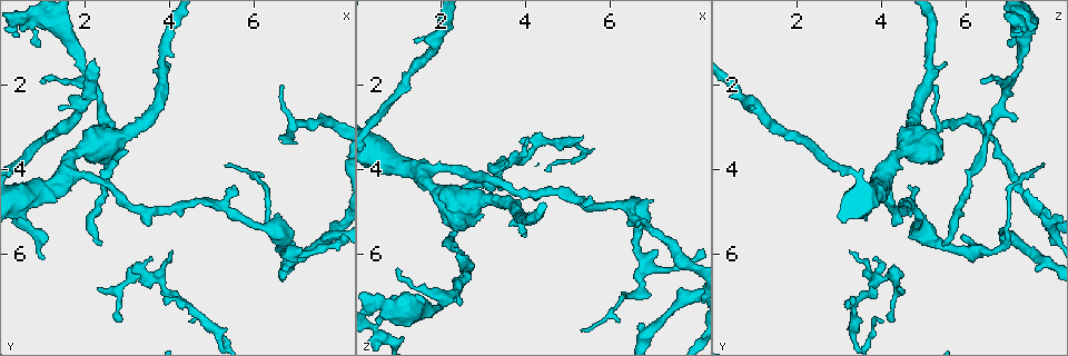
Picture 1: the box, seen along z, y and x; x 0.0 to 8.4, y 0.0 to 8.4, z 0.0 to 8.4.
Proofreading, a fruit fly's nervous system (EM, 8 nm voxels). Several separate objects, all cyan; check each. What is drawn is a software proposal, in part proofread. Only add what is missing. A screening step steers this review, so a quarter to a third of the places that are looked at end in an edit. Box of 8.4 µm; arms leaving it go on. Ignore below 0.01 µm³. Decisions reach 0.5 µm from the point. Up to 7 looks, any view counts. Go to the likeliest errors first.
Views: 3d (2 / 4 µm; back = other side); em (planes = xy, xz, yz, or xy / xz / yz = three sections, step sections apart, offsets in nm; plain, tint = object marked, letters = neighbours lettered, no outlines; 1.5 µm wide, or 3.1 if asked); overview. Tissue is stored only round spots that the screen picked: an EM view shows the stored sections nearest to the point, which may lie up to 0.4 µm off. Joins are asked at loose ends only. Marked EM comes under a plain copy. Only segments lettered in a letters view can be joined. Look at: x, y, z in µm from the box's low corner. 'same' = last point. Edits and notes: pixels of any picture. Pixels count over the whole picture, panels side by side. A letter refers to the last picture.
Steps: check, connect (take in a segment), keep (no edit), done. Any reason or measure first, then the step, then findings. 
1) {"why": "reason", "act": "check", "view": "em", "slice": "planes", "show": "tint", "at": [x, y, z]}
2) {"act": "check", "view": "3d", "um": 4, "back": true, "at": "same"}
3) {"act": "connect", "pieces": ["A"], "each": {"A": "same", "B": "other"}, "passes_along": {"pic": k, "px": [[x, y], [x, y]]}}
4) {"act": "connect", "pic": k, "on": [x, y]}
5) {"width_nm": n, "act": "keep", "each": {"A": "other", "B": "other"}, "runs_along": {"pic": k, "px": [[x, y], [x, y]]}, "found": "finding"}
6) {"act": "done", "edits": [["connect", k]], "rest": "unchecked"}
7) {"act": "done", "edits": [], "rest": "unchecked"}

{"why": "branch stops here", "act": "check", "view": "em", "slice": "planes", "show": "letters", "at": [2.35, 6.75, 4.40]}

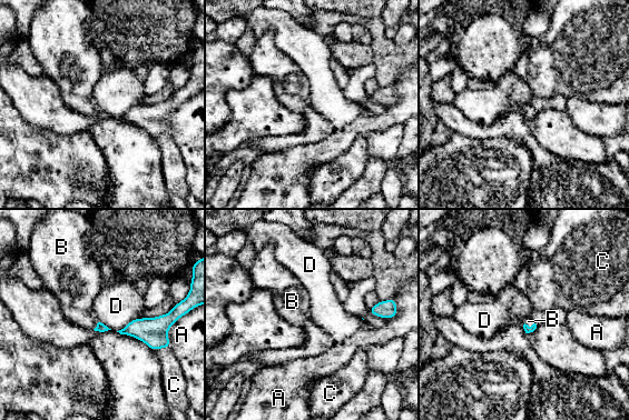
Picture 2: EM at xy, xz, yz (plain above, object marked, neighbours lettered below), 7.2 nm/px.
{"act": "connect", "pieces": ["B"], "each": {"A": "other", "B": "same", "C": "other", "D": "other"}, "passes_along": {"pic": 2, "px": [[528, 329], [528, 326], [528, 321]]}, "found": "the neuron continues"}

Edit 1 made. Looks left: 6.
{"why": "branch stops here", "act": "check", "view": "em", "slice": "planes", "show": "tint", "at": [0.95, 1.95, 6.40]}

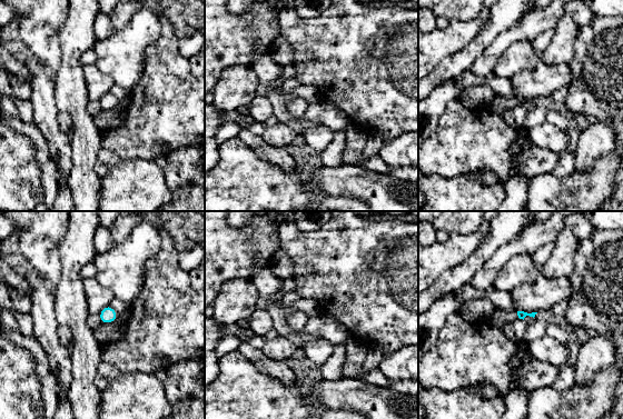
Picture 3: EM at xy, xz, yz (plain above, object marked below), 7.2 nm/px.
{"act": "check", "view": "em", "slice": "planes", "show": "letters", "at": "same"}

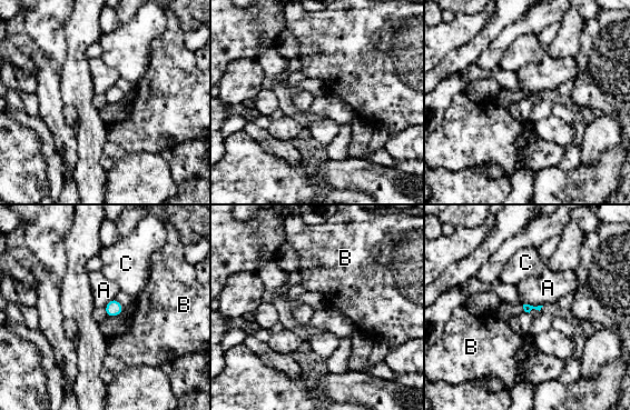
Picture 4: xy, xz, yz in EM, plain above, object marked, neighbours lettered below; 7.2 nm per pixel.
{"act": "keep", "each": {"A": "other", "B": "other", "C": "other"}, "border": {"pic": 4, "px": [[523, 303], [542, 306]]}, "found": "no lettered segment goes on from it"}

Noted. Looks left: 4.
{"act": "done", "edits": [["connect", 2]], "rest": "unchecked"}

